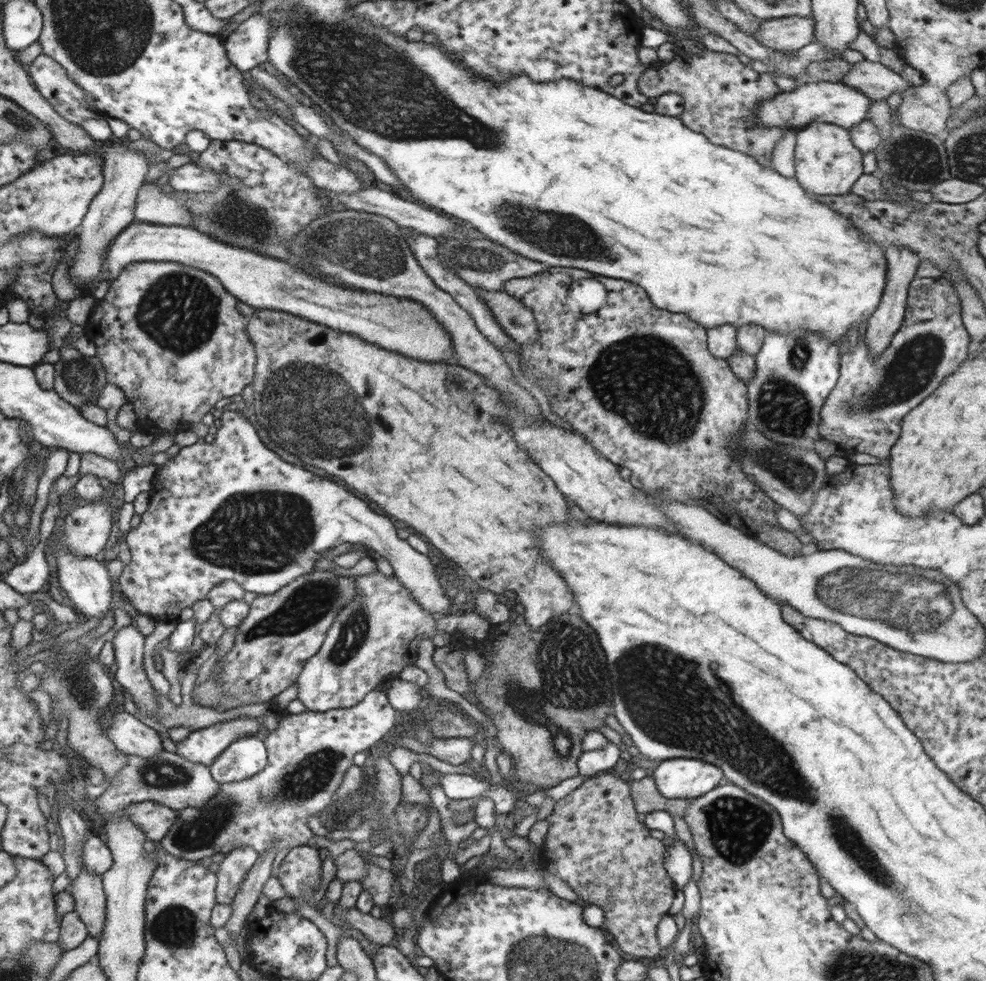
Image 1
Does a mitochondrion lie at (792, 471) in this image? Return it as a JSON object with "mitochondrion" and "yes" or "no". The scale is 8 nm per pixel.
{"mitochondrion":"yes"}

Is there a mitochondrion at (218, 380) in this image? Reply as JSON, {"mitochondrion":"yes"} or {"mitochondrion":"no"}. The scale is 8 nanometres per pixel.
{"mitochondrion":"no"}

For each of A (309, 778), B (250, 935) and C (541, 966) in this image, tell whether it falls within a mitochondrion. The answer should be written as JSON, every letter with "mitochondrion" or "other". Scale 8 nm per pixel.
{"A":"mitochondrion","B":"other","C":"mitochondrion"}

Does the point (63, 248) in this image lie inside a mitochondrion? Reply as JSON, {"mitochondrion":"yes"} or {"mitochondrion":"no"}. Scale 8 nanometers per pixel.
{"mitochondrion":"no"}

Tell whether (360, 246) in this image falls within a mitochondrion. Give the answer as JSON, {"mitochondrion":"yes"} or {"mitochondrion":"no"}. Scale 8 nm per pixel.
{"mitochondrion":"yes"}

